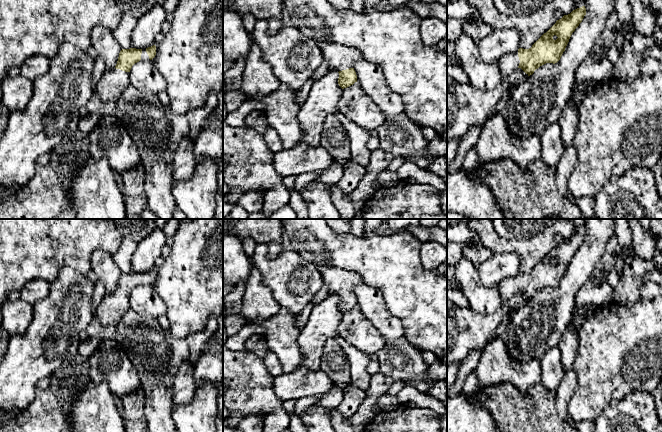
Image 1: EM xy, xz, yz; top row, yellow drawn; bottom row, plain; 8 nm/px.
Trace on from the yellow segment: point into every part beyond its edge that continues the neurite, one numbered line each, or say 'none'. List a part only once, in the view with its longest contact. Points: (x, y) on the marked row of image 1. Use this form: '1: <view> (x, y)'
1: yz (509, 63)

